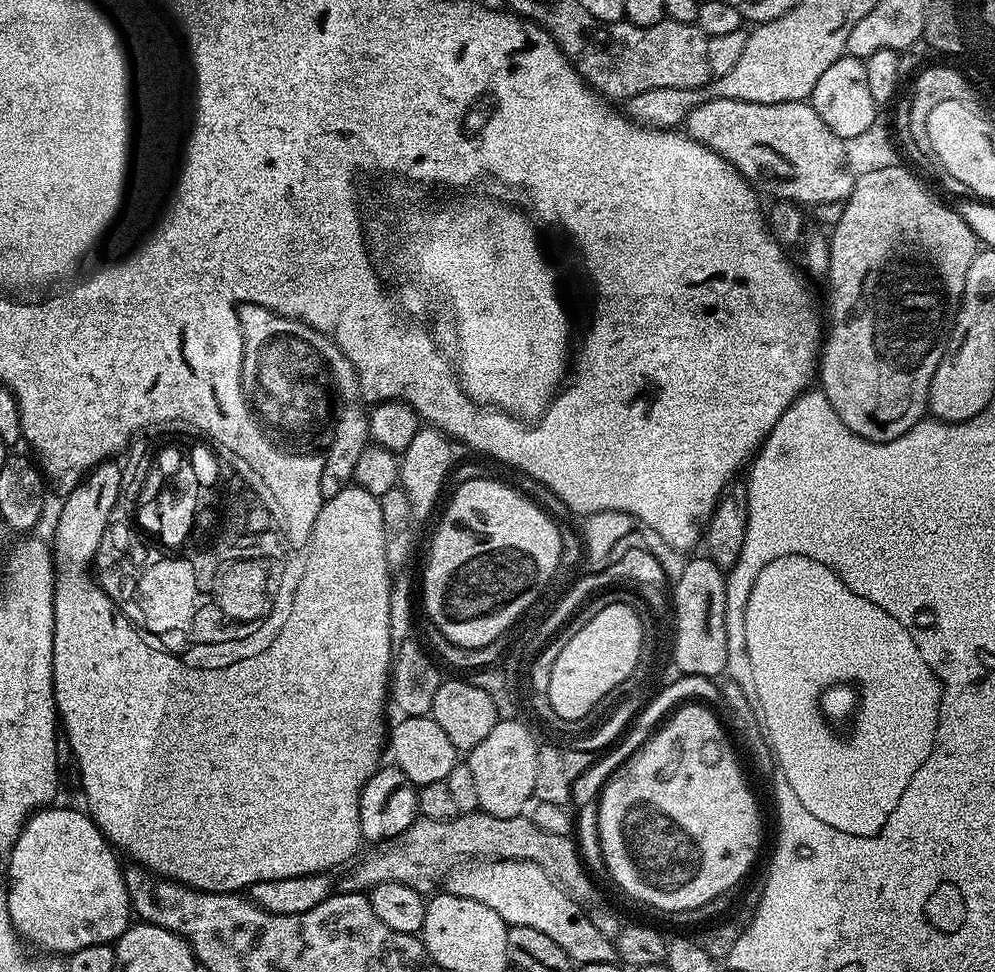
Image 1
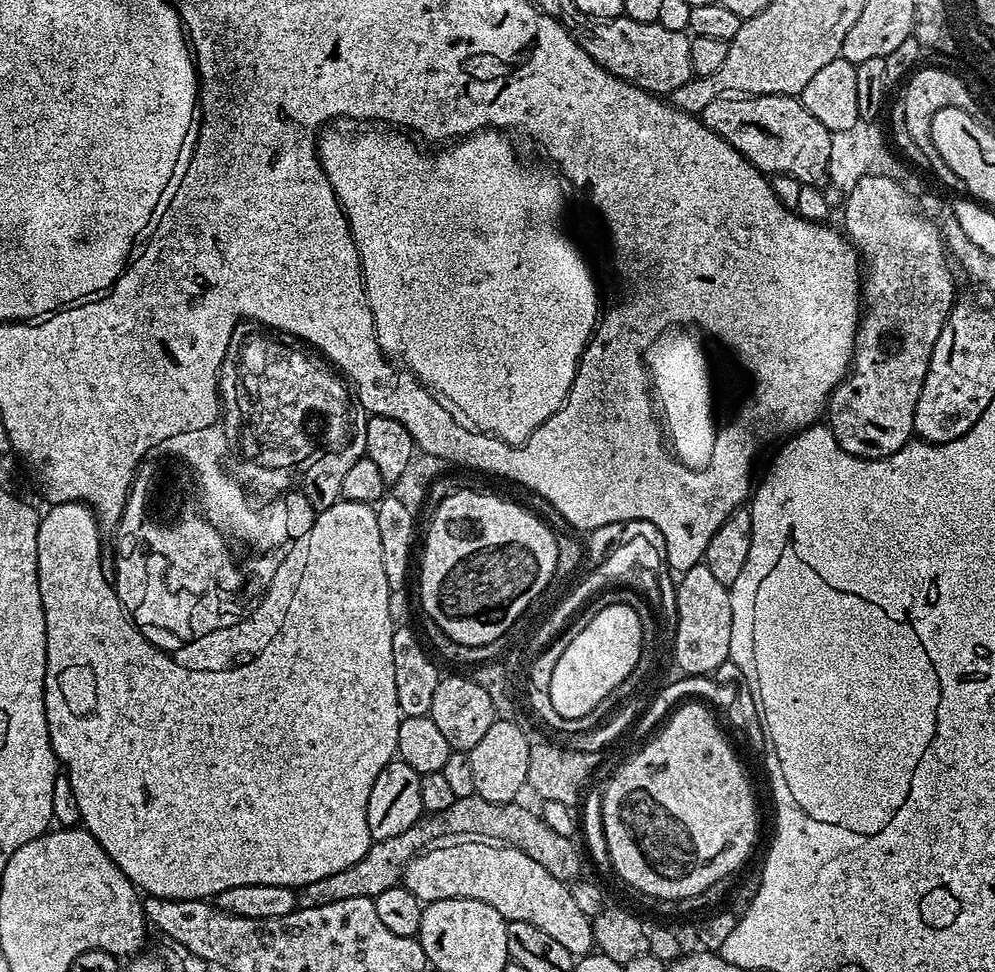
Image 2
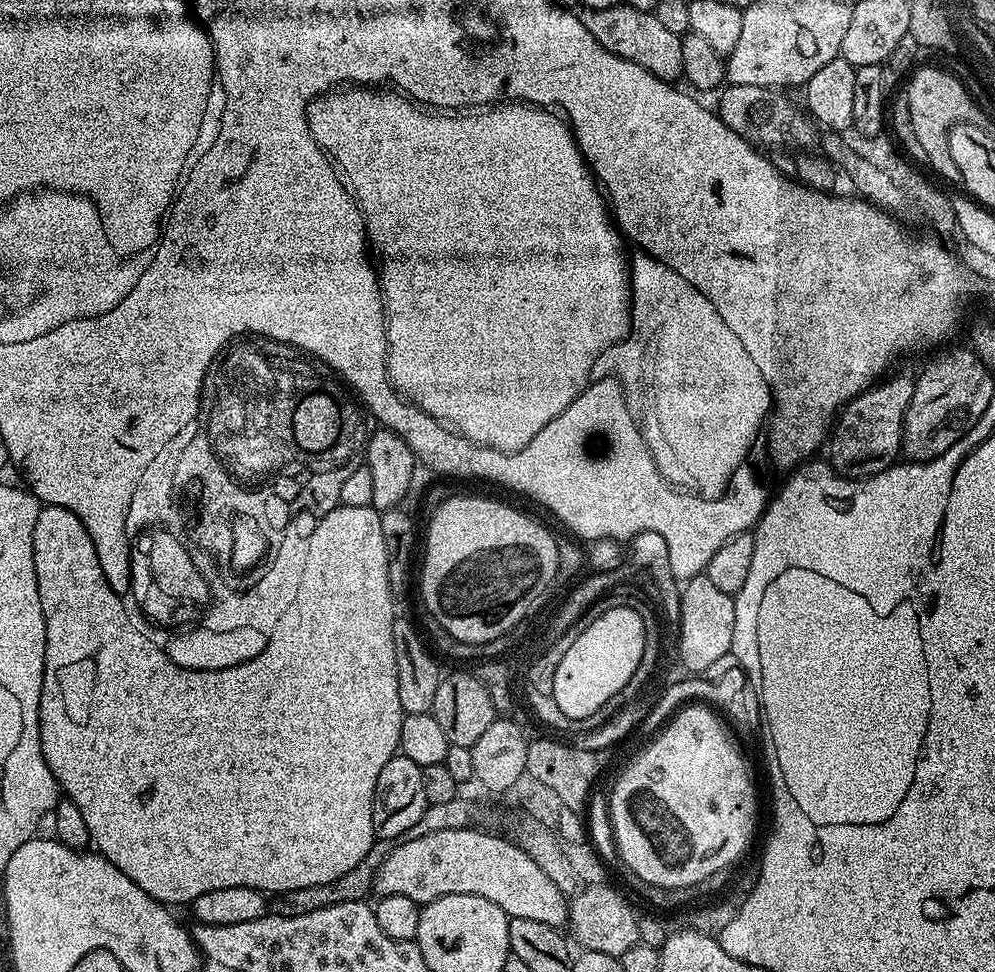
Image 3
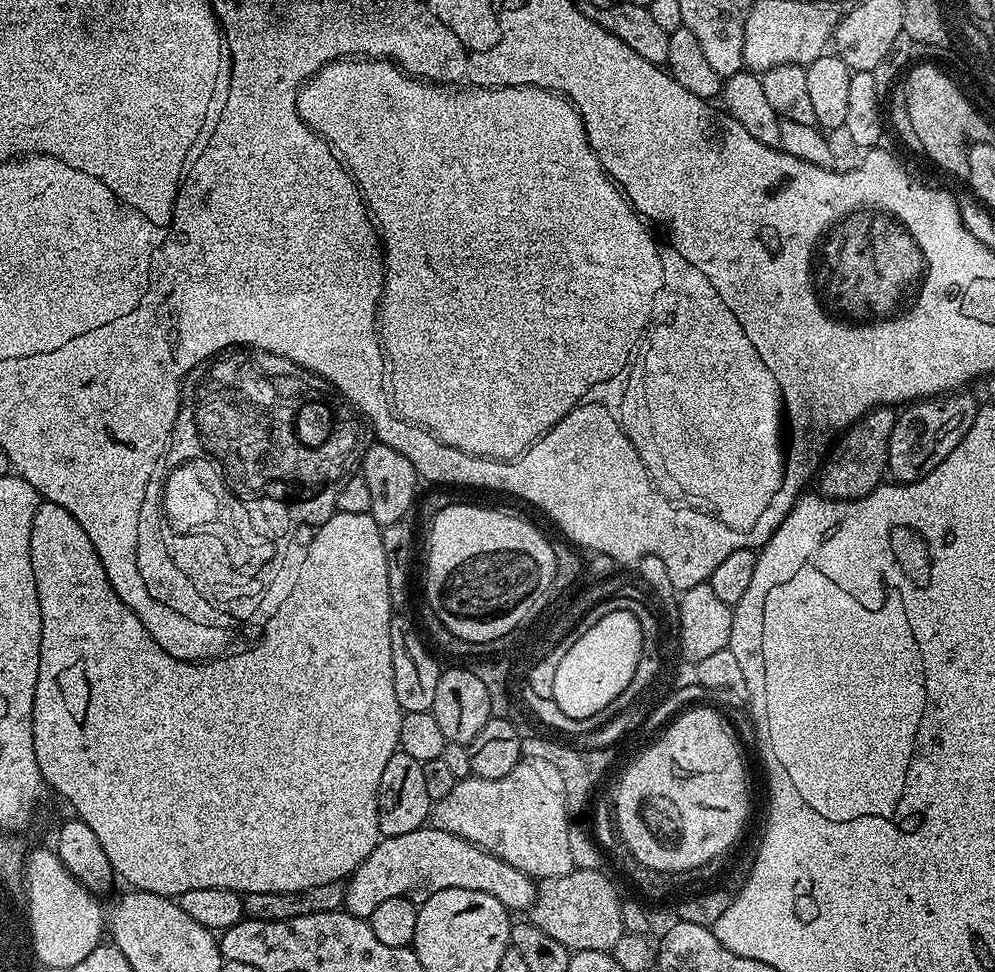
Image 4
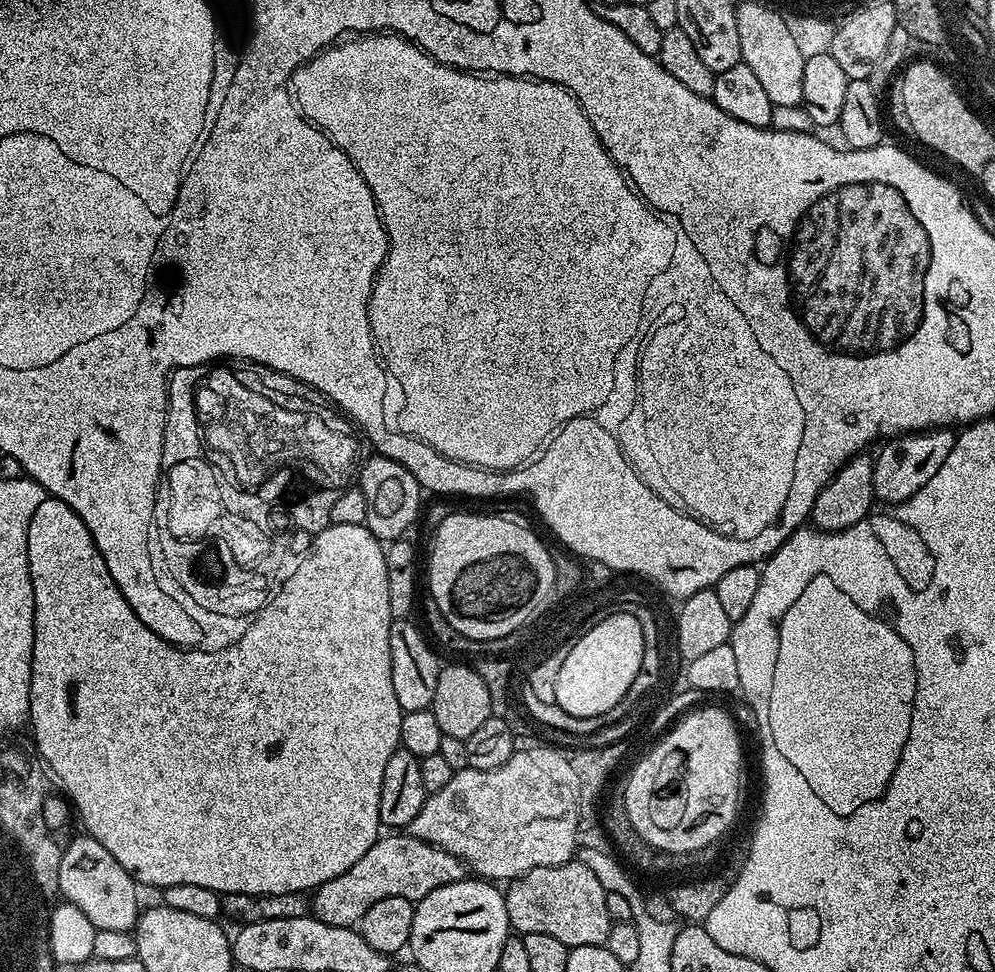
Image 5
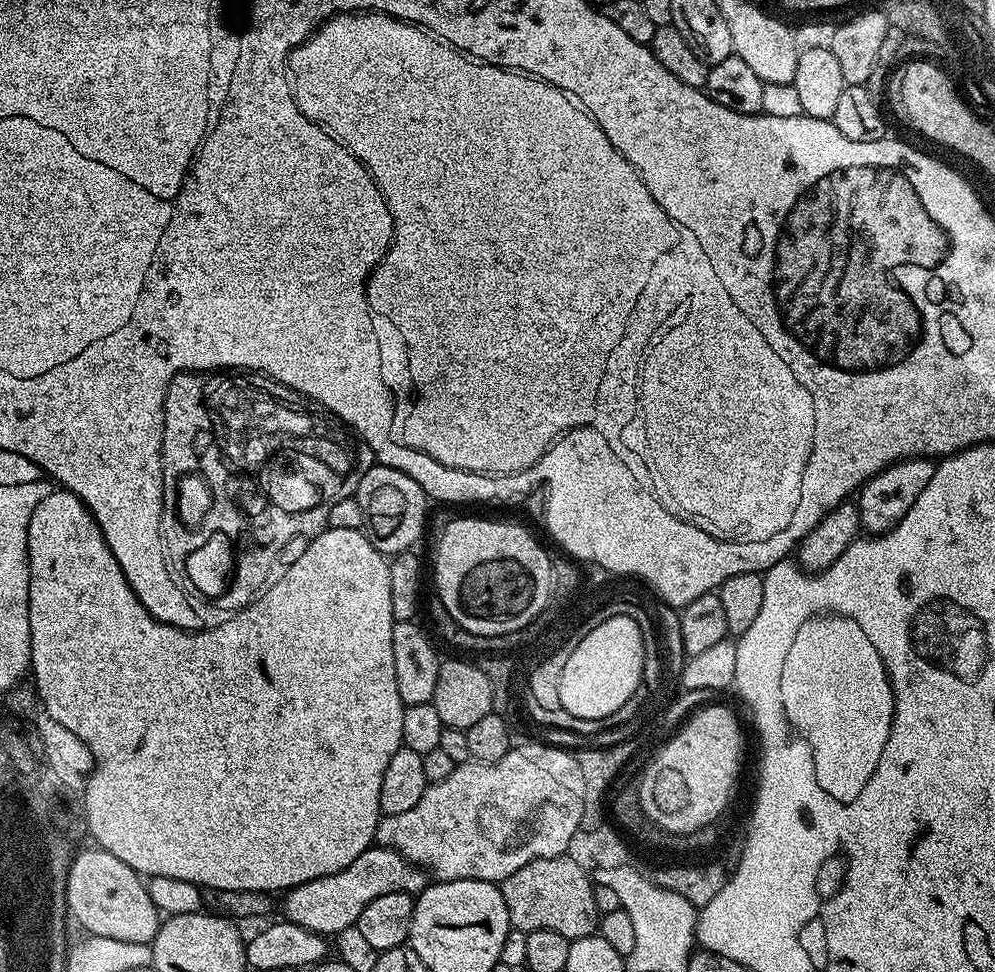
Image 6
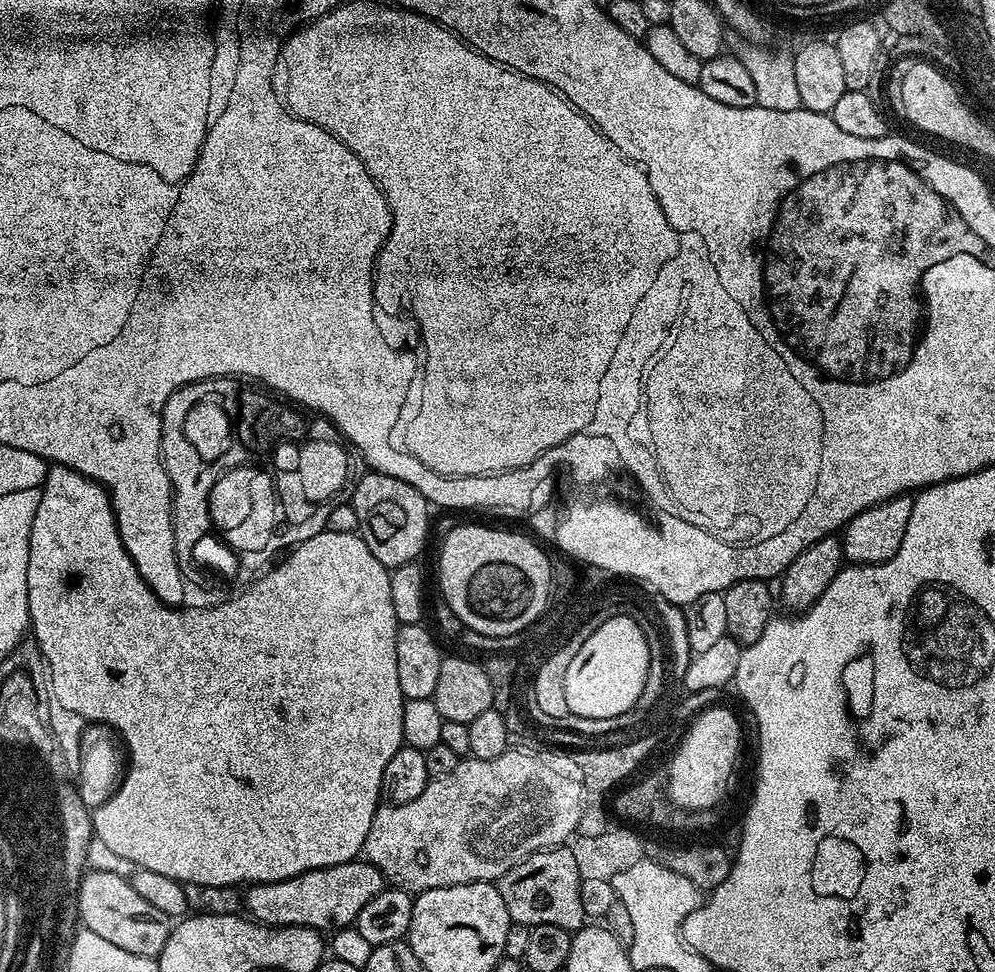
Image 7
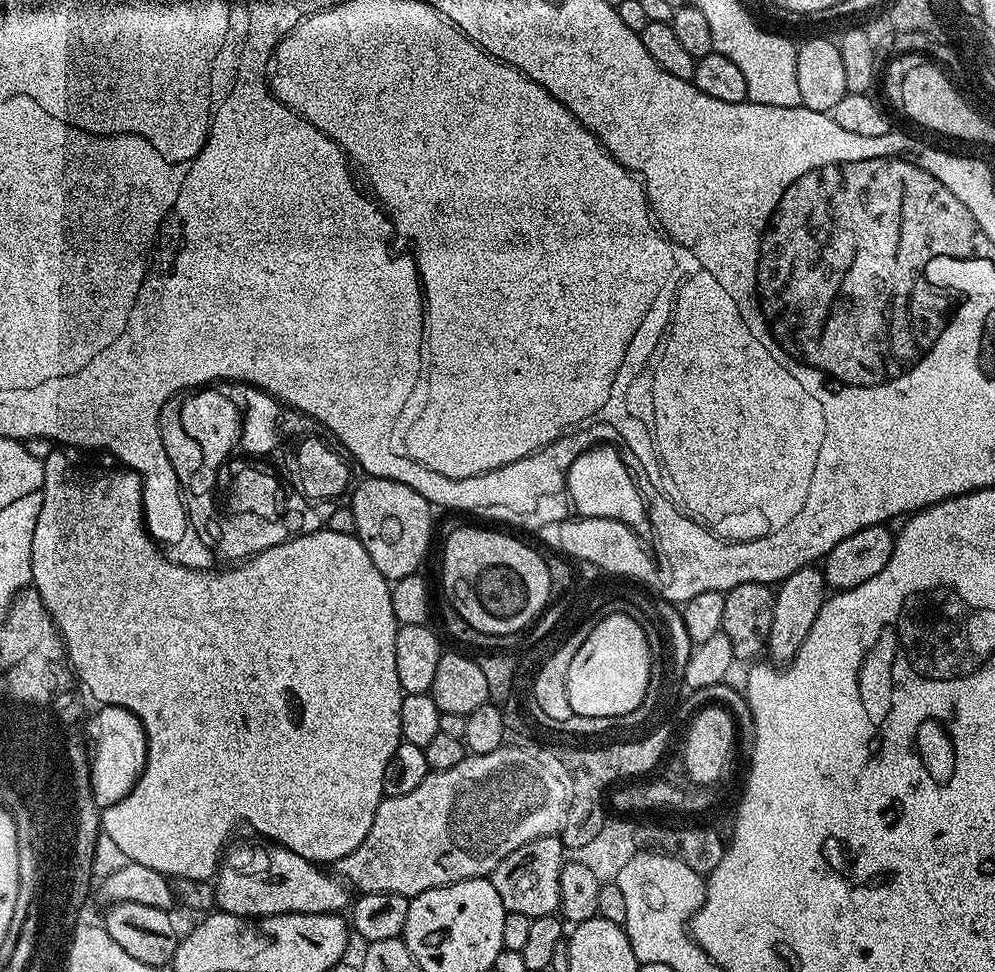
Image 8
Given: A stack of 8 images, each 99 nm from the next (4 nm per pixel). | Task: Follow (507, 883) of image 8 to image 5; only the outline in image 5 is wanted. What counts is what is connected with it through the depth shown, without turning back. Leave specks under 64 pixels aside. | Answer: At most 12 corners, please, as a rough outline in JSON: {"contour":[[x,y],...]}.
{"contour":[[585,864],[538,866],[504,892],[508,927],[607,945],[606,892]]}

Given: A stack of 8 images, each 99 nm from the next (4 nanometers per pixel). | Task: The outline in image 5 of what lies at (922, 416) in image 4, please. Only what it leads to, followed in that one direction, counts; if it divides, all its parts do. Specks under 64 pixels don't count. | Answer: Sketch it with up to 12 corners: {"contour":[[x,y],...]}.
{"contour":[[945,426],[889,439],[872,485],[895,506],[927,488],[957,433]]}

